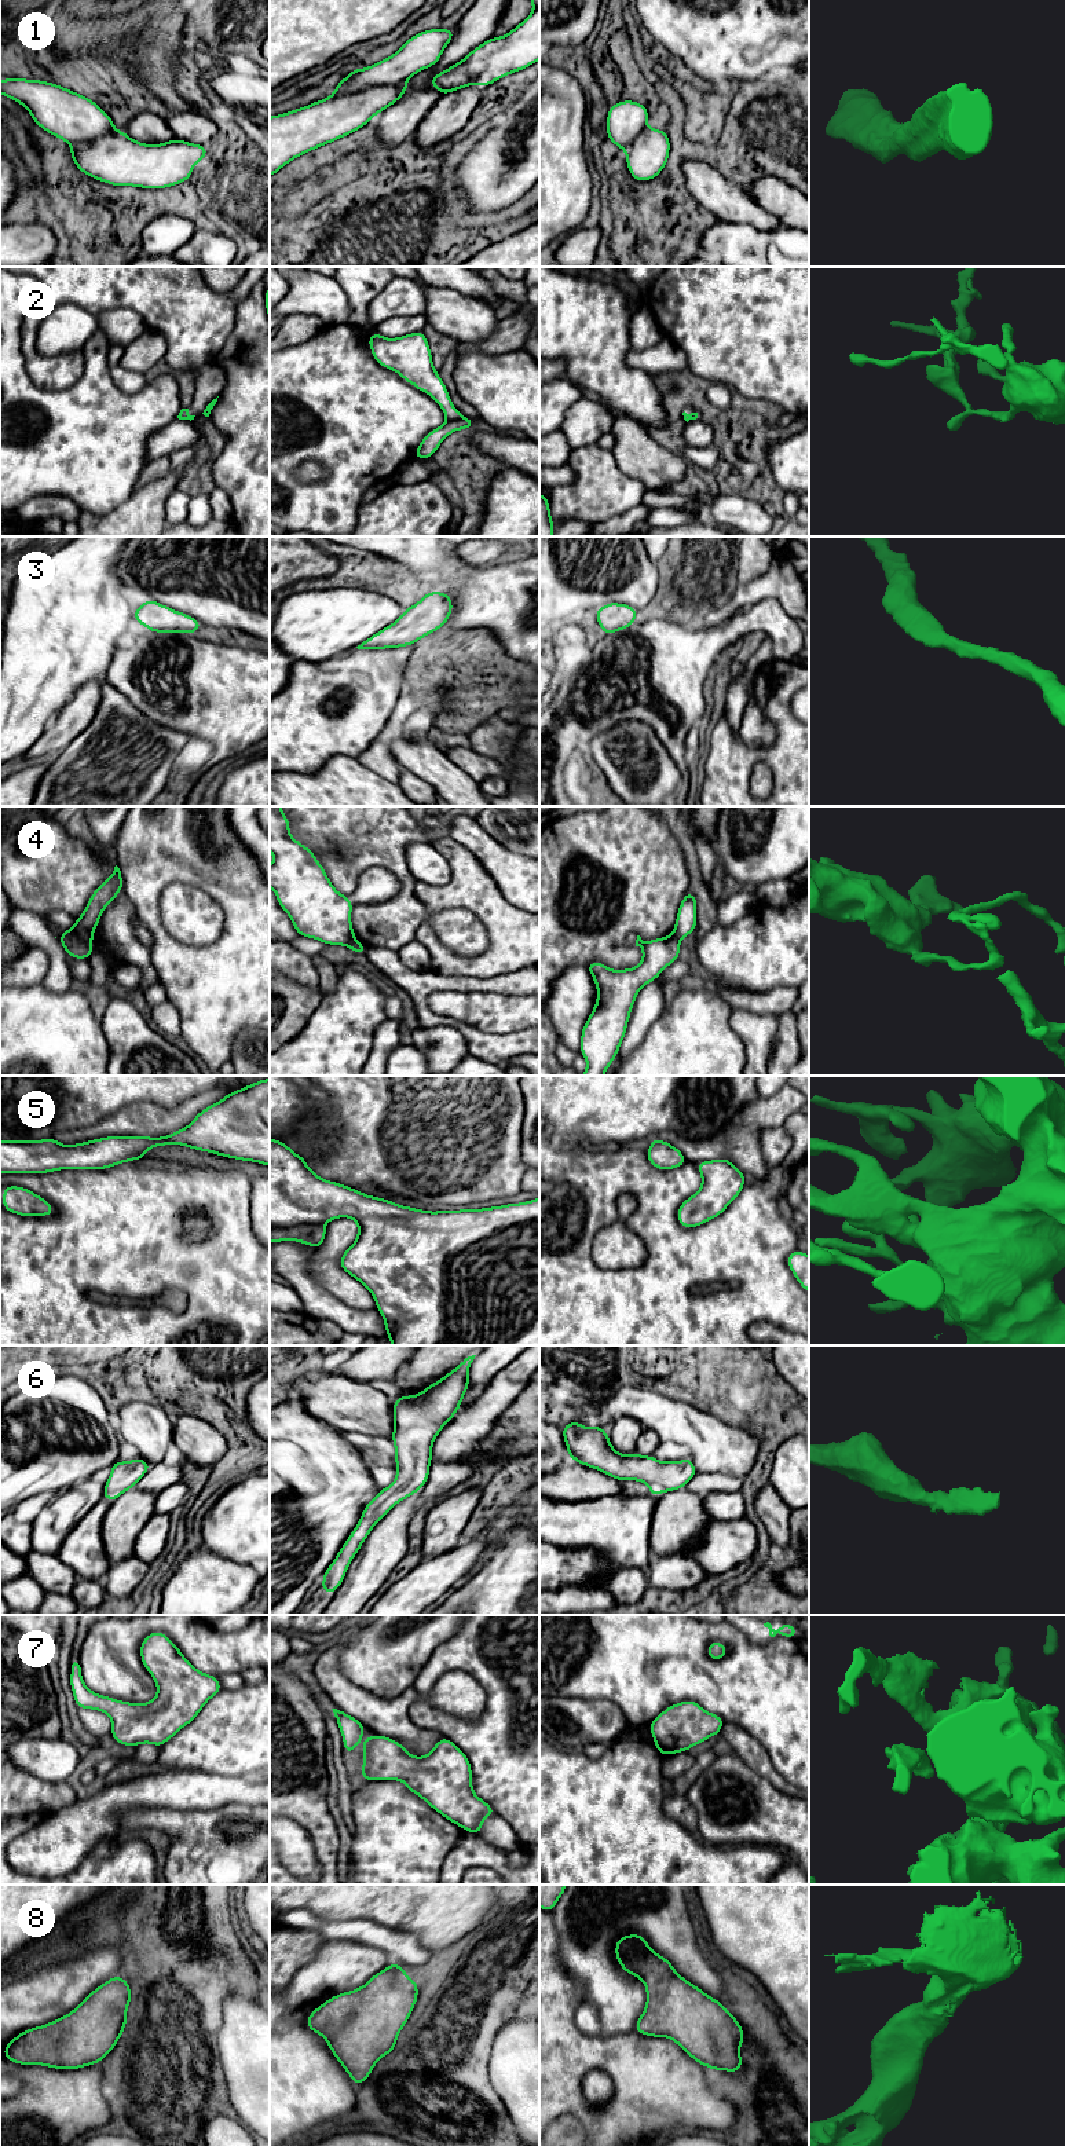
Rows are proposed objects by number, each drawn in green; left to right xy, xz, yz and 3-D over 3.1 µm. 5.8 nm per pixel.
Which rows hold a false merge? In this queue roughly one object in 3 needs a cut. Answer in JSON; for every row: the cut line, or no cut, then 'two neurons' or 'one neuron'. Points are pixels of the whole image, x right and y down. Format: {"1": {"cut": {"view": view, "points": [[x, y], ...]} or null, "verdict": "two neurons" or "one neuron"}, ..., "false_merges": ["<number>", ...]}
{"1": {"cut": null, "verdict": "one neuron"}, "2": {"cut": {"view": "xz", "points": [[460, 416], [447, 420]]}, "verdict": "two neurons"}, "3": {"cut": null, "verdict": "one neuron"}, "4": {"cut": {"view": "xy", "points": [[72, 929], [90, 943]]}, "verdict": "two neurons"}, "5": {"cut": null, "verdict": "one neuron"}, "6": {"cut": null, "verdict": "one neuron"}, "7": {"cut": null, "verdict": "one neuron"}, "8": {"cut": null, "verdict": "one neuron"}, "false_merges": ["2", "4"]}

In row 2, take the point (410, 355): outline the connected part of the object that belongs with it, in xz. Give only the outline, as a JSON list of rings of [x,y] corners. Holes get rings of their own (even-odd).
[[[374,330],[367,343],[380,366],[396,371],[400,378],[428,393],[440,406],[447,420],[461,417],[433,367],[431,348],[422,330],[396,338],[385,338]]]

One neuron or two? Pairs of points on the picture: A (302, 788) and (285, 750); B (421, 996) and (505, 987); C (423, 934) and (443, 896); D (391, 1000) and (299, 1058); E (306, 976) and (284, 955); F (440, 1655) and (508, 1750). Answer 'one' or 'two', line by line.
A: two
B: one
C: one
D: two
E: one
F: one

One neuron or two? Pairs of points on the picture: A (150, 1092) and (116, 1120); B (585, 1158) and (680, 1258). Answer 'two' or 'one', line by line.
A: two
B: one

